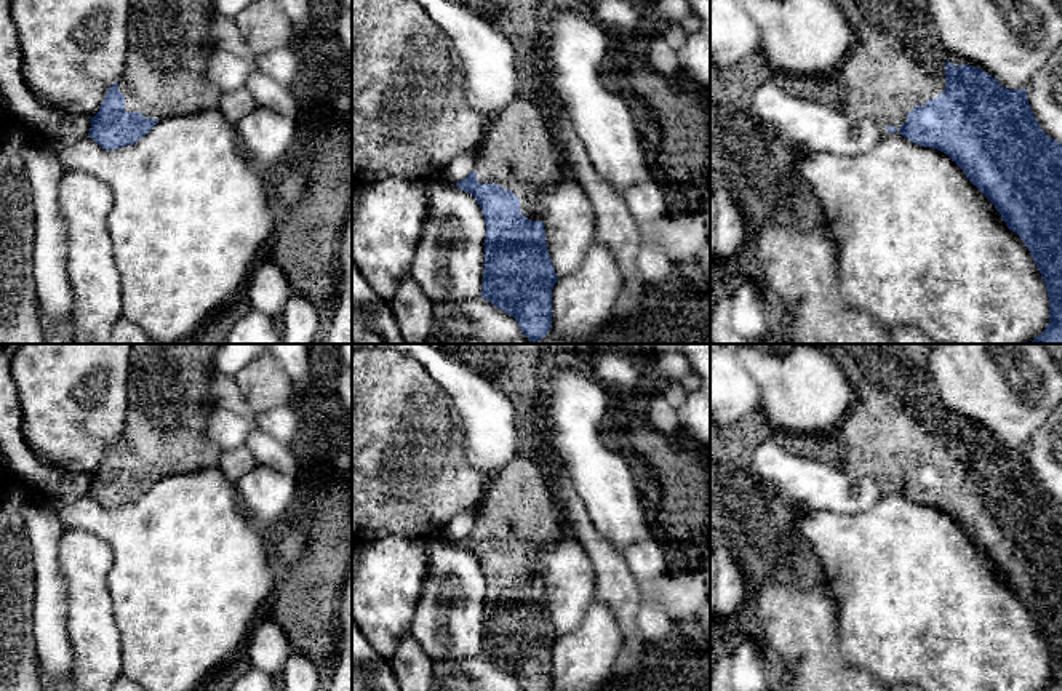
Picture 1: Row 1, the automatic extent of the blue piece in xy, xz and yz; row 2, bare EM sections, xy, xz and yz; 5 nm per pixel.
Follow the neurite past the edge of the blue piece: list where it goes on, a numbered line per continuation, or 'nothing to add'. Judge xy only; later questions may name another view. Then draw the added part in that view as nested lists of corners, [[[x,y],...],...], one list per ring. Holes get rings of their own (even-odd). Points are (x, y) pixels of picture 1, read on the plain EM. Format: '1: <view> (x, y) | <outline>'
1: xy (165, 432) | [[[131,344],[128,373],[128,408],[118,449],[125,454],[126,470],[163,478],[189,473],[219,462],[222,449],[210,438],[208,419],[216,408],[211,381],[216,374],[214,353],[219,344]]]

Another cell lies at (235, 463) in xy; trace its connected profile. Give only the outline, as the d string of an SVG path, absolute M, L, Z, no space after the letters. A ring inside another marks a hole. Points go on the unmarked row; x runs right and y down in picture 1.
M245 446L222 451L218 462L218 467L222 470L222 473L232 481L237 481L238 478L242 478L256 465L258 465L258 461L251 454L251 451Z

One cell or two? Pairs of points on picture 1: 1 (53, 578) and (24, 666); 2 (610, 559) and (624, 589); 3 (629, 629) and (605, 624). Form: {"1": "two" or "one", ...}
{"1": "two", "2": "one", "3": "two"}

